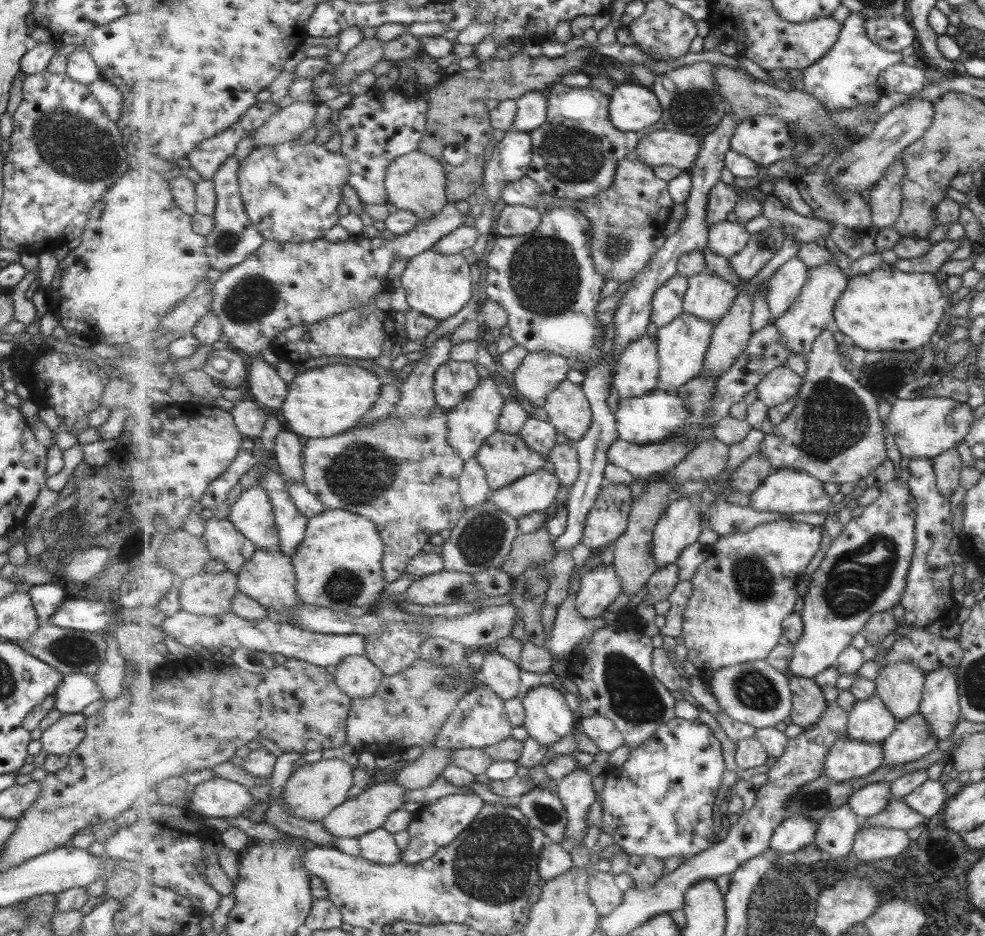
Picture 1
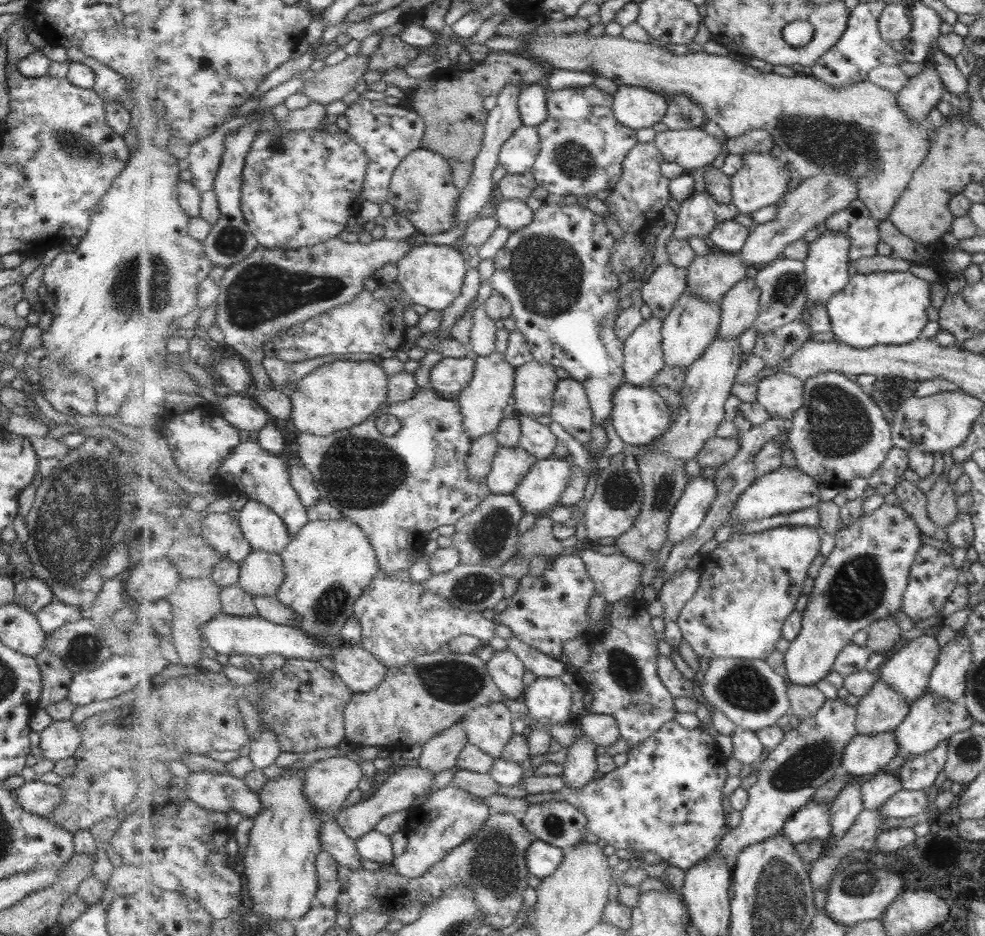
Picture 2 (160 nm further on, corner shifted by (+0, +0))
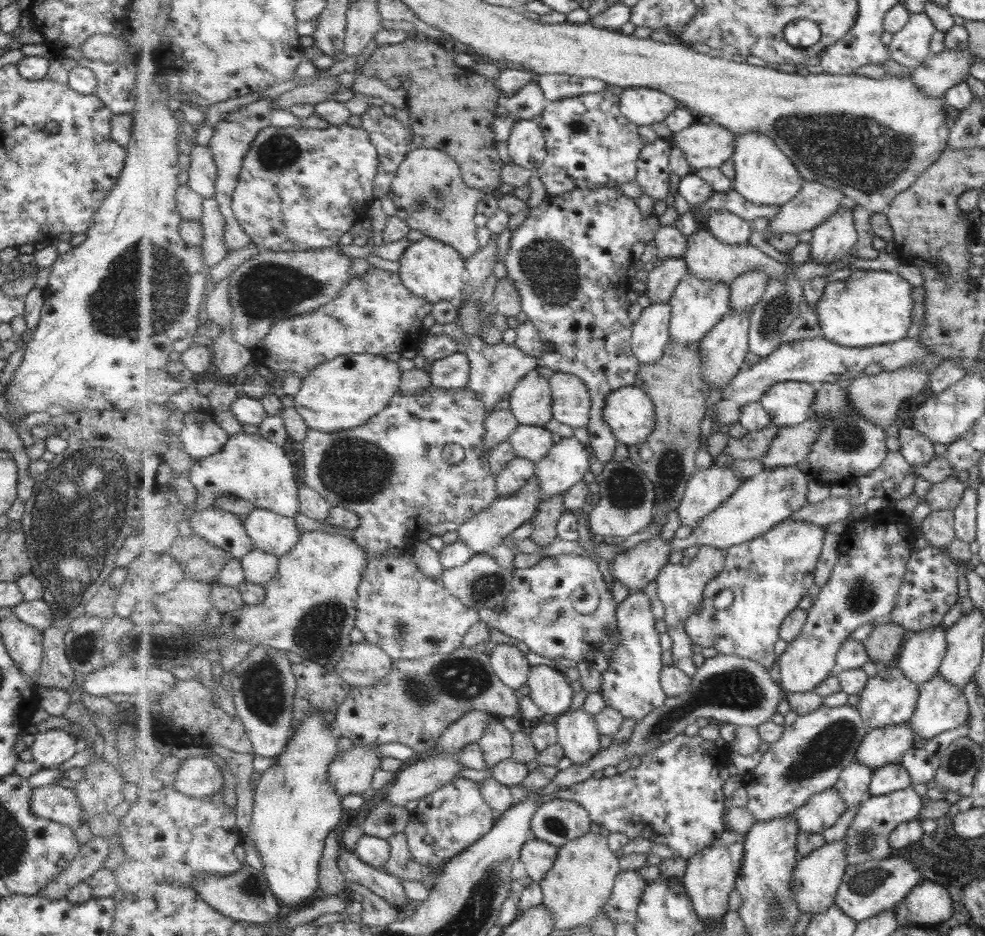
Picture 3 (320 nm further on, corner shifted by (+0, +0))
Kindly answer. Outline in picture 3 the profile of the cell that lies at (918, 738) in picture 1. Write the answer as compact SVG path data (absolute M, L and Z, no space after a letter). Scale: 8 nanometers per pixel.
M937 672L918 687L918 705L910 720L917 737L929 740L944 730L967 725L967 703L958 686L953 686Z

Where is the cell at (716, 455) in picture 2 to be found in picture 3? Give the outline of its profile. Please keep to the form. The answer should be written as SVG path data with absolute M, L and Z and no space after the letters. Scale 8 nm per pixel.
M775 424L769 425L760 431L753 431L743 438L731 437L724 452L732 456L733 460L763 460L770 451L770 447L777 438L780 427Z

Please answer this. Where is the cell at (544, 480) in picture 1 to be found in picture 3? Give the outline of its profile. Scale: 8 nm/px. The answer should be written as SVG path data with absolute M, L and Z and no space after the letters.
M575 437L561 438L549 451L549 454L540 460L538 472L536 473L541 489L542 500L553 499L555 495L564 494L575 487L575 484L583 481L587 473L590 472L591 458L585 444L579 442Z

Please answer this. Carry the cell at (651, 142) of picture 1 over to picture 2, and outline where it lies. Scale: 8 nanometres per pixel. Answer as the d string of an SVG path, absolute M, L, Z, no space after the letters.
M670 130L659 132L653 142L667 162L676 162L691 173L713 164L723 154L723 141L705 130Z

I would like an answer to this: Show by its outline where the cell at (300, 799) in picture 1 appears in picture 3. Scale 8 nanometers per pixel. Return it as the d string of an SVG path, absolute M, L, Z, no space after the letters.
M354 745L341 751L330 764L330 783L340 797L363 794L372 786L375 773L381 768L381 755L376 753L378 745Z

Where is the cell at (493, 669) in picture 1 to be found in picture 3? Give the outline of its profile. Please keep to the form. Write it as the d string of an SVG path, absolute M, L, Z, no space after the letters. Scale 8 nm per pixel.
M498 643L490 655L496 675L516 692L528 684L532 669L525 655L511 643Z

